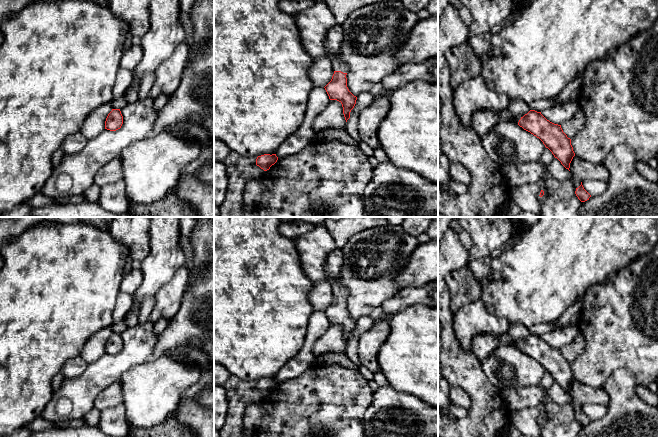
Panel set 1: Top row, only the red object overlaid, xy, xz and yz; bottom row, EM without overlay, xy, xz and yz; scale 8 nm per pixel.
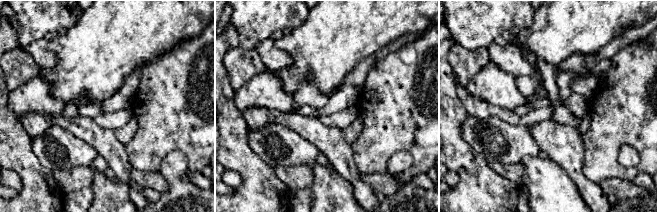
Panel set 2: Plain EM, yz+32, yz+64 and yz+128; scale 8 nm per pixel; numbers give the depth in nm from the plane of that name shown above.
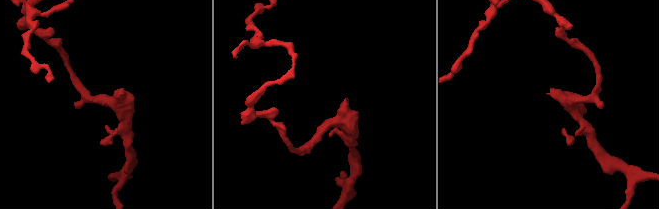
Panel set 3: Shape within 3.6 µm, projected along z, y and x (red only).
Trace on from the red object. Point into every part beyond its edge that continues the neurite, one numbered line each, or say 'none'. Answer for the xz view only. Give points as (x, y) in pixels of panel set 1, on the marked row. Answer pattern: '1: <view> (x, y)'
1: xz (341, 66)

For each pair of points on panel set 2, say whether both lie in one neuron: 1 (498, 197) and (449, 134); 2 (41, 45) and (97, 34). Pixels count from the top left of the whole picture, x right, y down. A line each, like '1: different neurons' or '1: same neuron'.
1: same neuron
2: different neurons

